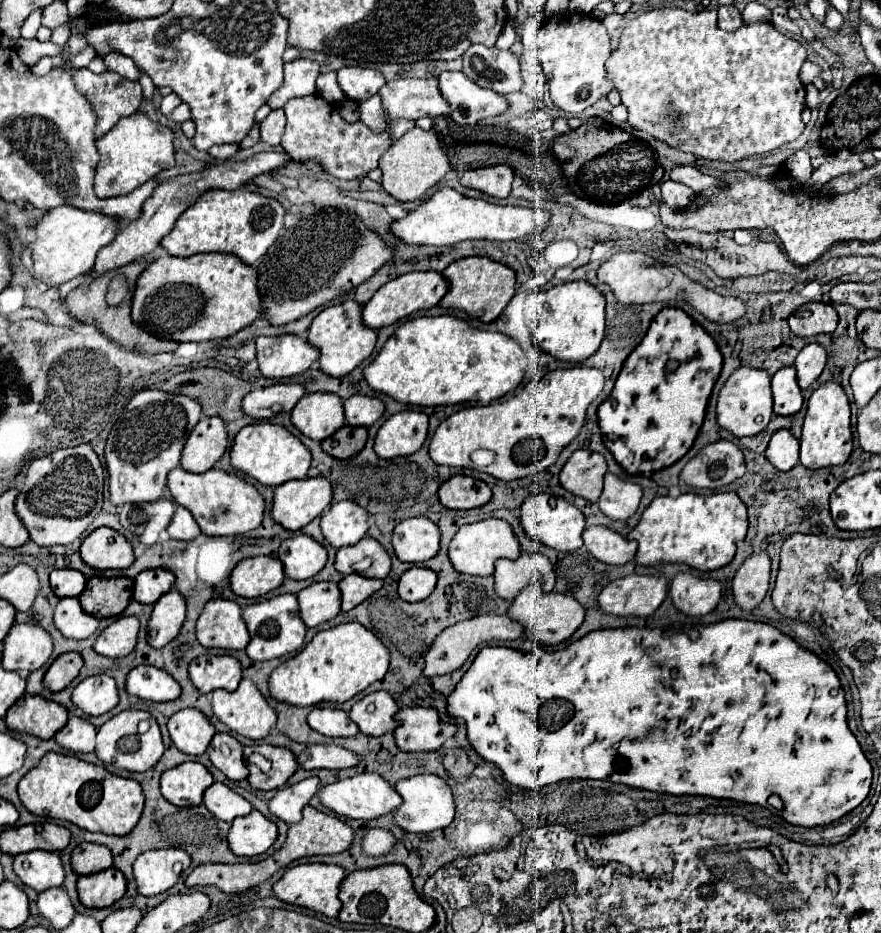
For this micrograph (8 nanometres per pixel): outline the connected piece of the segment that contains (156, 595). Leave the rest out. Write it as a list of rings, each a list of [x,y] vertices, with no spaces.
[[[165,568],[145,570],[135,578],[133,598],[141,604],[155,604],[163,594],[171,590],[175,584],[175,576]]]

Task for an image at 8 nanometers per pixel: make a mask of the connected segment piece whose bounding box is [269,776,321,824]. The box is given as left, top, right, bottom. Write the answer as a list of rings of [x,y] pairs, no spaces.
[[[317,776],[305,778],[293,786],[279,788],[275,798],[269,802],[269,808],[277,818],[285,820],[287,824],[295,824],[303,818],[303,814],[301,814],[303,808],[319,792],[319,788],[321,788],[321,784],[319,784]]]

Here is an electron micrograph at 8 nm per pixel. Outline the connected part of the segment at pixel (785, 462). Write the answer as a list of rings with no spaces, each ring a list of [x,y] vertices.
[[[779,430],[773,434],[765,456],[777,470],[787,472],[799,462],[799,440],[789,430]]]

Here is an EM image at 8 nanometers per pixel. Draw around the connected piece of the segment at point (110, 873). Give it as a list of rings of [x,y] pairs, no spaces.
[[[109,868],[97,874],[79,876],[77,892],[81,904],[87,908],[107,908],[115,904],[127,890],[127,880],[121,870]]]

